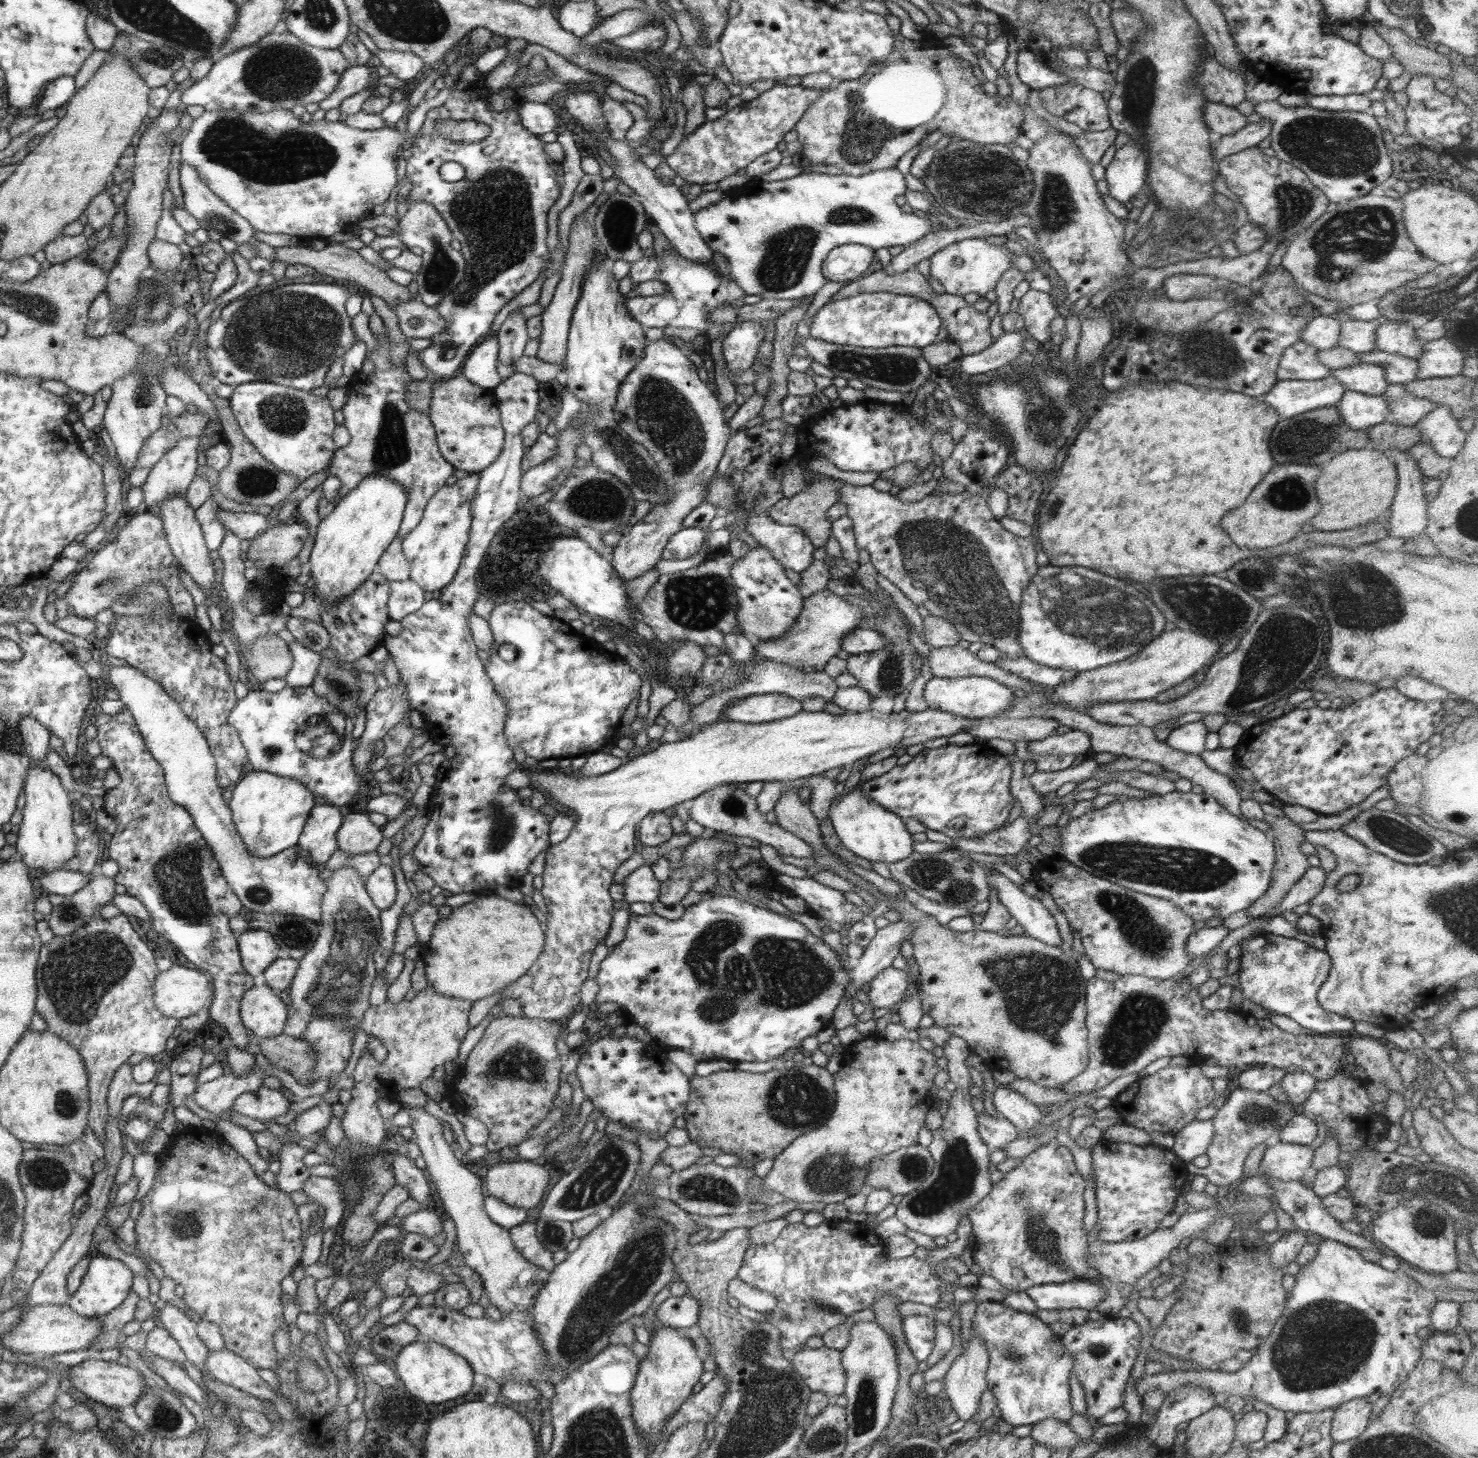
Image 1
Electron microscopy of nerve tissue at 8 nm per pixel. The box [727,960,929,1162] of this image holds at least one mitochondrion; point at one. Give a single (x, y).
(795, 1100)

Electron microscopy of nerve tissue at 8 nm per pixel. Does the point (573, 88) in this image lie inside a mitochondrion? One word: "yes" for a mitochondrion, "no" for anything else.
no

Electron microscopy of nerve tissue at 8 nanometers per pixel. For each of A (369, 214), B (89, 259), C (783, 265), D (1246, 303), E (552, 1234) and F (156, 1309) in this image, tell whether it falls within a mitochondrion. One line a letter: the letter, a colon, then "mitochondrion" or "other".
A: other
B: other
C: mitochondrion
D: other
E: mitochondrion
F: other

